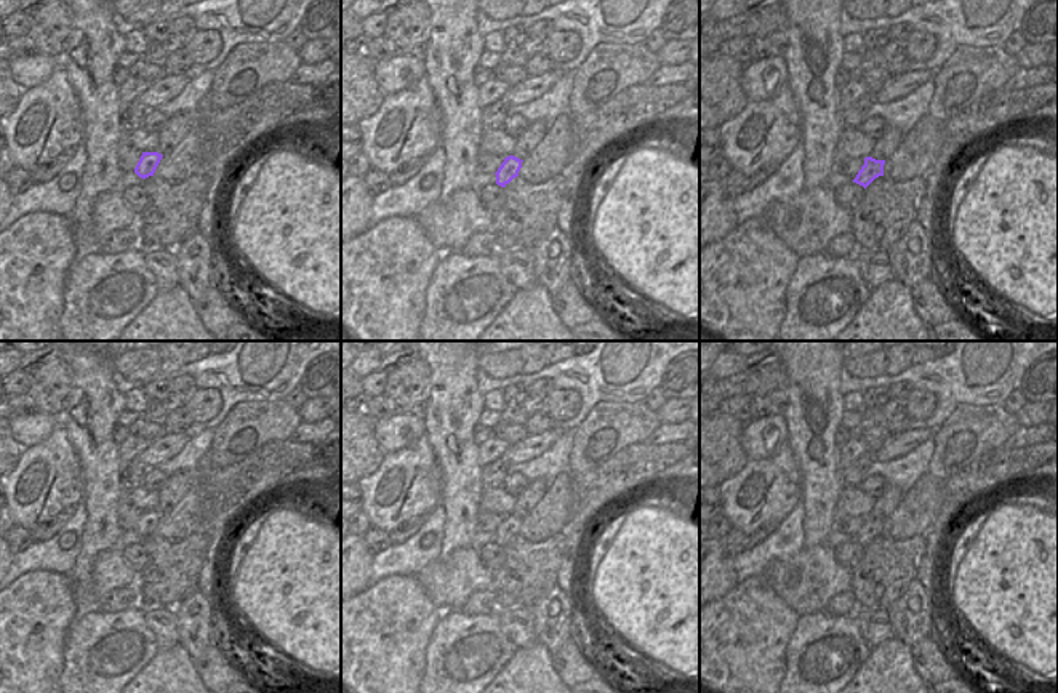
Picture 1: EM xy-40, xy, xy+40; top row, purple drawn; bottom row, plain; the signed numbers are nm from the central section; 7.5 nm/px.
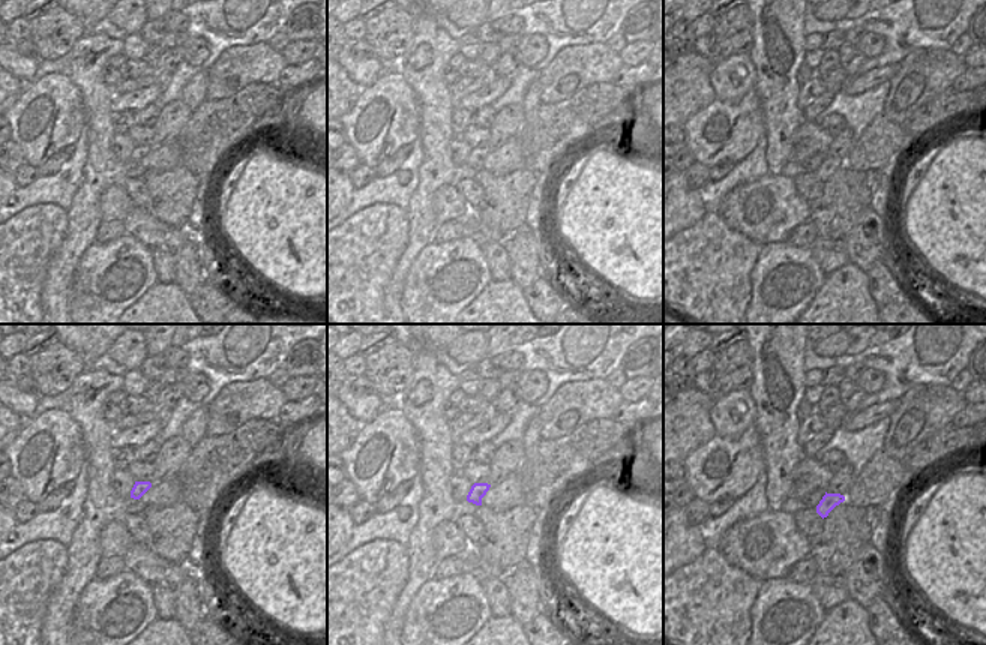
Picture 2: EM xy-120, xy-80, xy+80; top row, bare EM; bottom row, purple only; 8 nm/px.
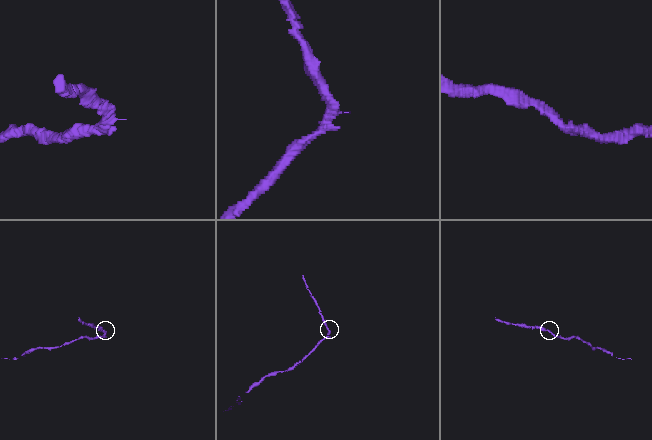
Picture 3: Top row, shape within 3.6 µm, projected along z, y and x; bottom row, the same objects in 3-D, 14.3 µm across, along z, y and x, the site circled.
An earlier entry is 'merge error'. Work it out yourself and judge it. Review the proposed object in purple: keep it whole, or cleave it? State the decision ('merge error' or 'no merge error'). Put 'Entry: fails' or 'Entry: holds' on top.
Entry: fails
no merge error

